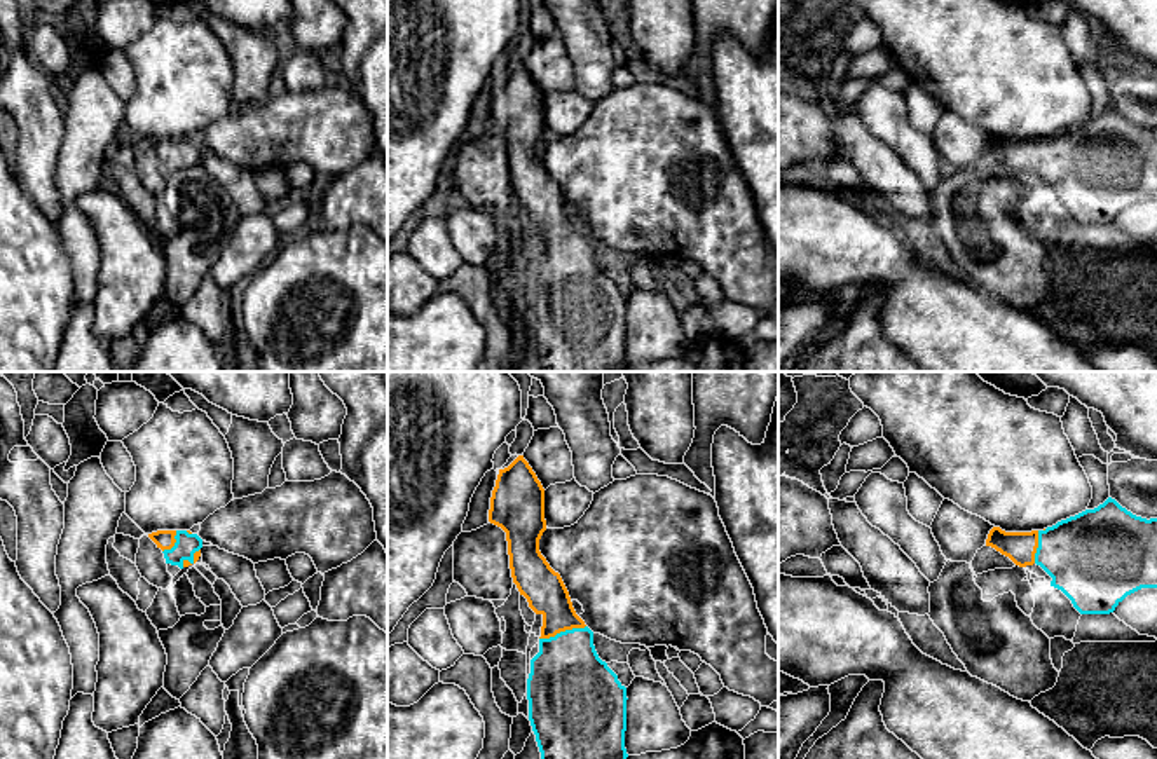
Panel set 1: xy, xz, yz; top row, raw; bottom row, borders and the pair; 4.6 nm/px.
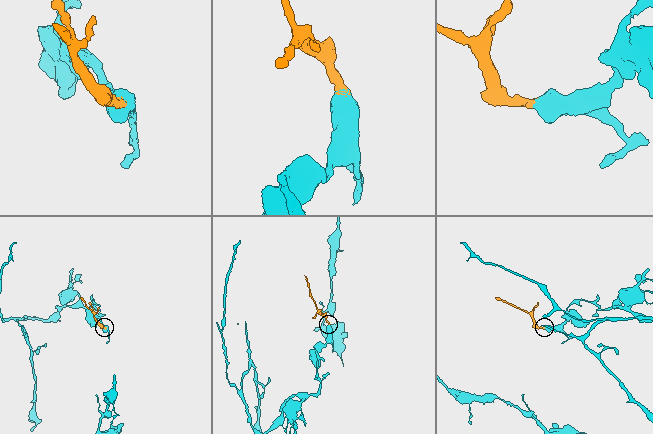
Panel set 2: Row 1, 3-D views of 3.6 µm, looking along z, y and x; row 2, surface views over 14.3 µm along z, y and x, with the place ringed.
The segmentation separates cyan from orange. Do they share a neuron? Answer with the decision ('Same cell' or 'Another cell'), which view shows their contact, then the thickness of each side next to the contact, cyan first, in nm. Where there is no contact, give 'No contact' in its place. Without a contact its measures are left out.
Same cell. Touches cyan in xz. Thickness 380 nm (cyan) against 190 nm

